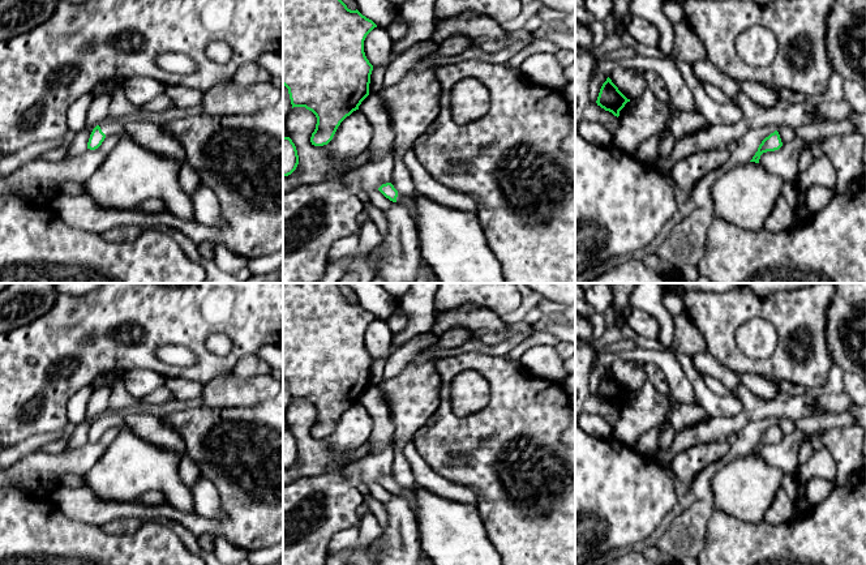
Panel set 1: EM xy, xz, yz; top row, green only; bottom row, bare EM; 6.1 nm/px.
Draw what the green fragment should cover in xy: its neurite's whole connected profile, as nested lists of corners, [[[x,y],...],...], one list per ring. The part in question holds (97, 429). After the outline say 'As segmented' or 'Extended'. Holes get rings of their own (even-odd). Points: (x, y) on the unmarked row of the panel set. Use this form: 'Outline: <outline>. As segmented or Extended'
Outline: [[[108,411],[102,416],[97,418],[90,427],[87,441],[98,441],[104,431],[110,427],[123,427],[123,416],[119,412]]]. Extended

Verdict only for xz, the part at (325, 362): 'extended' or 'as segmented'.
as segmented

